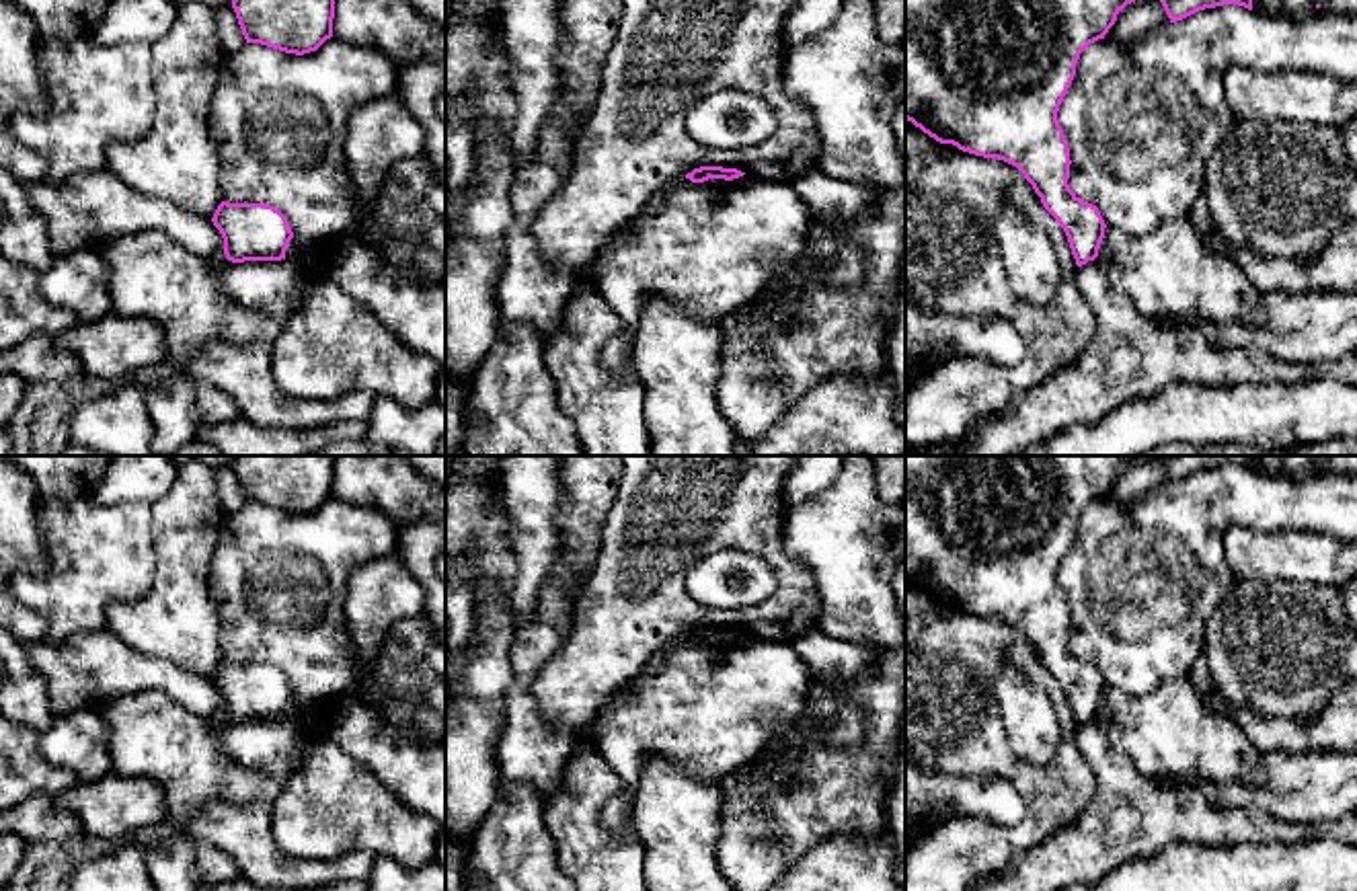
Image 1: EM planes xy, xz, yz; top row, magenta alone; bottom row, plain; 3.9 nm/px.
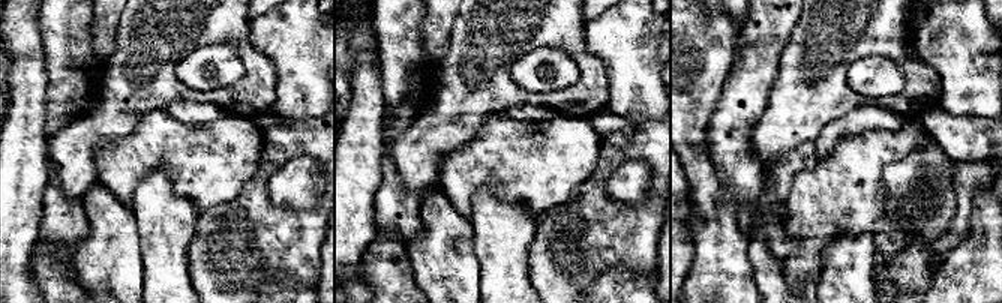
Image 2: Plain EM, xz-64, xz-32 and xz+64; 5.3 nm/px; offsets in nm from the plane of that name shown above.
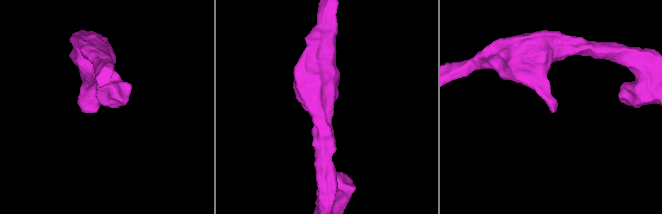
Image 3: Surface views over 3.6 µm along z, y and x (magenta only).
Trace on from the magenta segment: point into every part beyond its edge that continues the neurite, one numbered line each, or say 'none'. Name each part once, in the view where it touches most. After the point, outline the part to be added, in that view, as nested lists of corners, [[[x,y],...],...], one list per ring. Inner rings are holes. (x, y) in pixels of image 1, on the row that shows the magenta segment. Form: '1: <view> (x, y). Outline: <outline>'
none

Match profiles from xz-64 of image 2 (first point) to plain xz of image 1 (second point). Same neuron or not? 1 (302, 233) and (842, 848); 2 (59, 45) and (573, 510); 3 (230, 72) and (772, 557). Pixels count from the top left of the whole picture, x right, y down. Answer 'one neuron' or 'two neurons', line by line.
1: two neurons
2: two neurons
3: two neurons

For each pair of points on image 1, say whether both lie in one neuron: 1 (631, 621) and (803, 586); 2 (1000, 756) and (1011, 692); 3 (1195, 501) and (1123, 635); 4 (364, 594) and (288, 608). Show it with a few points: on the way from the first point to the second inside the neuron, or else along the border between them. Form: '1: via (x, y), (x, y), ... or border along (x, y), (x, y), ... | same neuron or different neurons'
1: via (674, 616), (760, 618) | same neuron
2: border along (992, 680), (1009, 746), (1035, 764) | different neurons
3: via (1175, 534), (1165, 555), (1140, 584), (1138, 602) | same neuron
4: border along (374, 559), (347, 582), (345, 637), (354, 645) | different neurons

